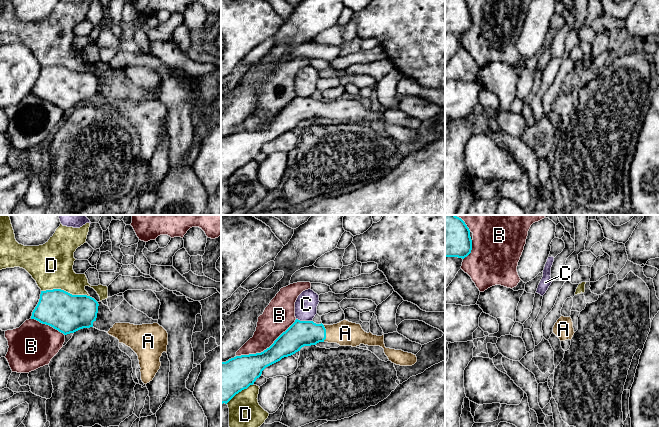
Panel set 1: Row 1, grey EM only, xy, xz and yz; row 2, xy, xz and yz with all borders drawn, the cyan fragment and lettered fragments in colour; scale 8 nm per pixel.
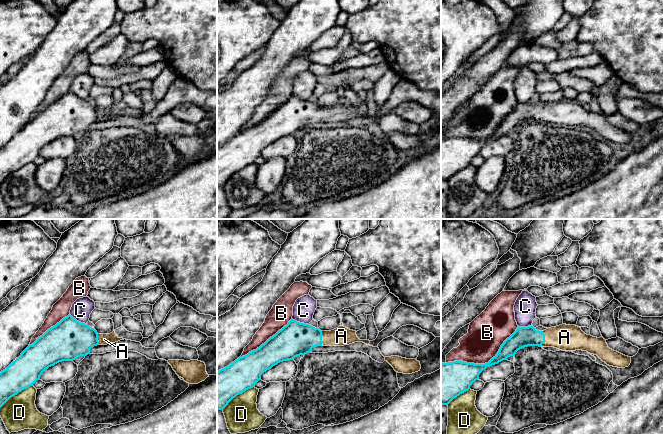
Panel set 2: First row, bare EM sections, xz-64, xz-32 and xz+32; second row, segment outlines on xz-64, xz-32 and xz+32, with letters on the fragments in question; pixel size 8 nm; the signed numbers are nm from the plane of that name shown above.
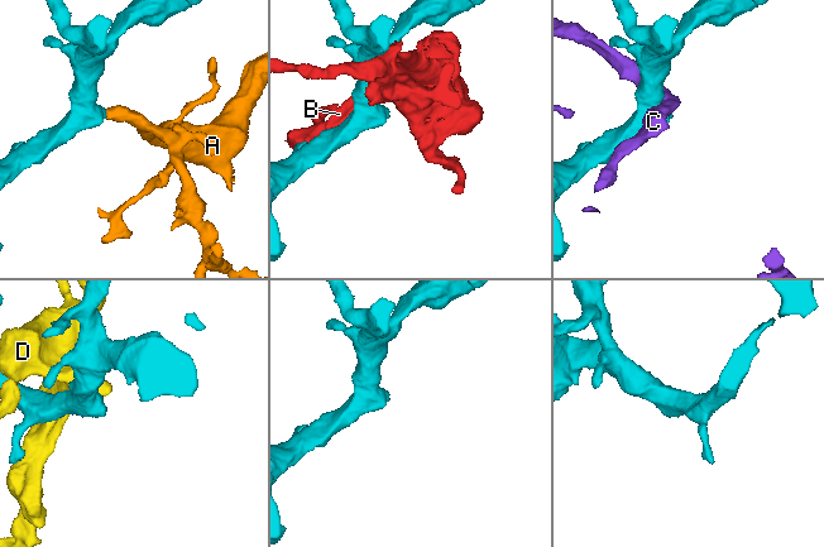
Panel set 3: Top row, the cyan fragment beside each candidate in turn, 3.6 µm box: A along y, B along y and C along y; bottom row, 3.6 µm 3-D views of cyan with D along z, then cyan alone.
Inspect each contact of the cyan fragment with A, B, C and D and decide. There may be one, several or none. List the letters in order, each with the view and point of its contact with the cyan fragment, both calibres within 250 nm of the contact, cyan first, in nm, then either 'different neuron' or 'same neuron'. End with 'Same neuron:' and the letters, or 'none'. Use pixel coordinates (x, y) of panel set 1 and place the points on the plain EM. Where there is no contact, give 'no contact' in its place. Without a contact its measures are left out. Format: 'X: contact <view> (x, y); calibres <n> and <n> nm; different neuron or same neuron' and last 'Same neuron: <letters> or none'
A: contact xz (325, 109); calibres 200 and 200 nm; same neuron
B: contact xz (267, 124); calibres 240 and 240 nm; different neuron
C: contact xz (304, 97); calibres 200 and 180 nm; different neuron
D: contact xy (65, 67); calibres 320 and 360 nm; different neuron
Same neuron: A

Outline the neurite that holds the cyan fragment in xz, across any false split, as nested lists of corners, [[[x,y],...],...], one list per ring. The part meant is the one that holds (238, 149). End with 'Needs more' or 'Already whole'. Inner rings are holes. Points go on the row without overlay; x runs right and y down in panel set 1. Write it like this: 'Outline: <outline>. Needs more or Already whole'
Outline: [[[296,95],[263,128],[236,132],[221,138],[221,180],[227,180],[236,170],[253,161],[266,143],[295,130],[304,122],[316,121],[319,118],[352,123],[360,120],[380,122],[389,137],[396,141],[412,142],[417,138],[416,131],[412,129],[386,124],[384,111],[367,109],[360,100],[343,96],[337,100],[323,101]]]. Needs more

